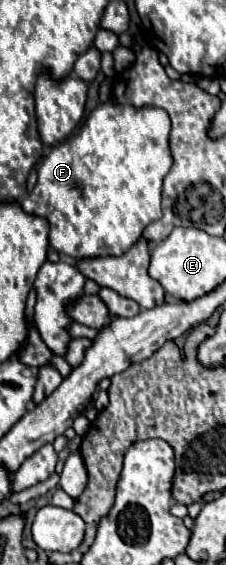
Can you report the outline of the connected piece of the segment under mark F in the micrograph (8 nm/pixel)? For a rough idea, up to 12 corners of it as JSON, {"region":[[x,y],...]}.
{"region":[[100,103],[22,209],[72,259],[162,217],[160,107]]}

